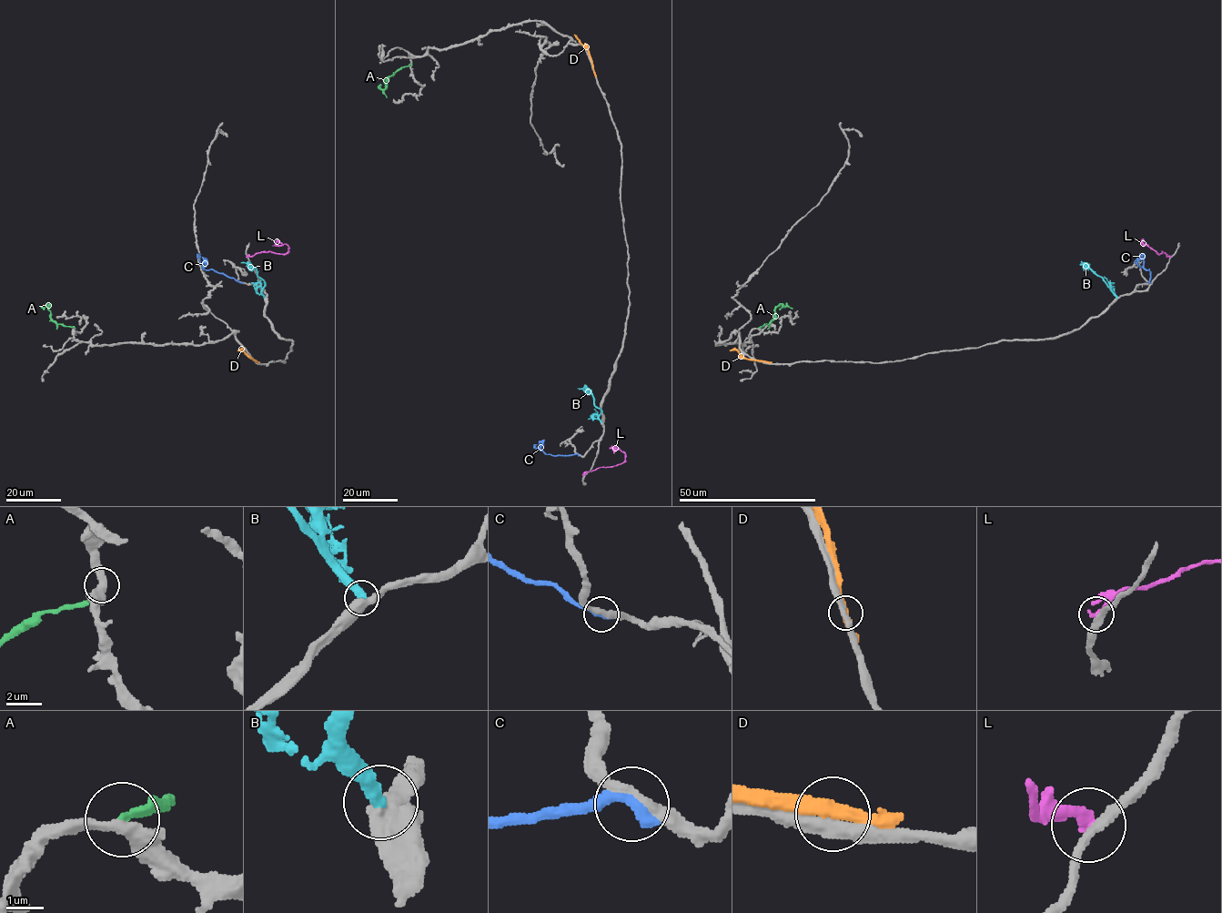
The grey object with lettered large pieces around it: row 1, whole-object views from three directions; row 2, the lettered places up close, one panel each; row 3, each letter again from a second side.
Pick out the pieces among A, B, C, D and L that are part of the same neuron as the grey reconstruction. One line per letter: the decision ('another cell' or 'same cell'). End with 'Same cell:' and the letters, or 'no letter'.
A: same cell
B: same cell
C: another cell
D: another cell
L: another cell
Same cell: A, B

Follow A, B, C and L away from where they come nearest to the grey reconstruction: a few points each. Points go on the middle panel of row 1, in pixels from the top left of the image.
A: (411, 63), (400, 67), (385, 81), (383, 93), (387, 97)
B: (600, 421), (598, 419), (600, 410), (595, 405), (593, 397), (578, 388)
C: (578, 454), (545, 454), (533, 445), (536, 444)
L: (583, 475), (624, 461), (623, 452), (609, 447)

